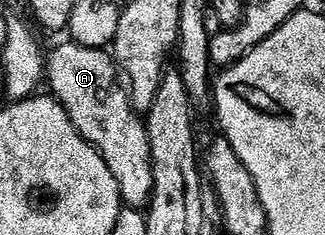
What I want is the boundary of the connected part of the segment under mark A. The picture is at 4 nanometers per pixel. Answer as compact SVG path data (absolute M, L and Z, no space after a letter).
M65 40L62 46L57 46L47 54L45 63L45 78L51 89L52 97L67 112L71 124L88 142L97 147L103 156L107 168L111 168L111 176L115 176L115 184L119 184L122 203L129 208L148 207L149 198L153 194L153 166L149 162L151 148L149 137L145 131L142 115L133 109L133 103L126 91L113 86L119 79L119 70L112 57L105 50L83 48L78 42Z

